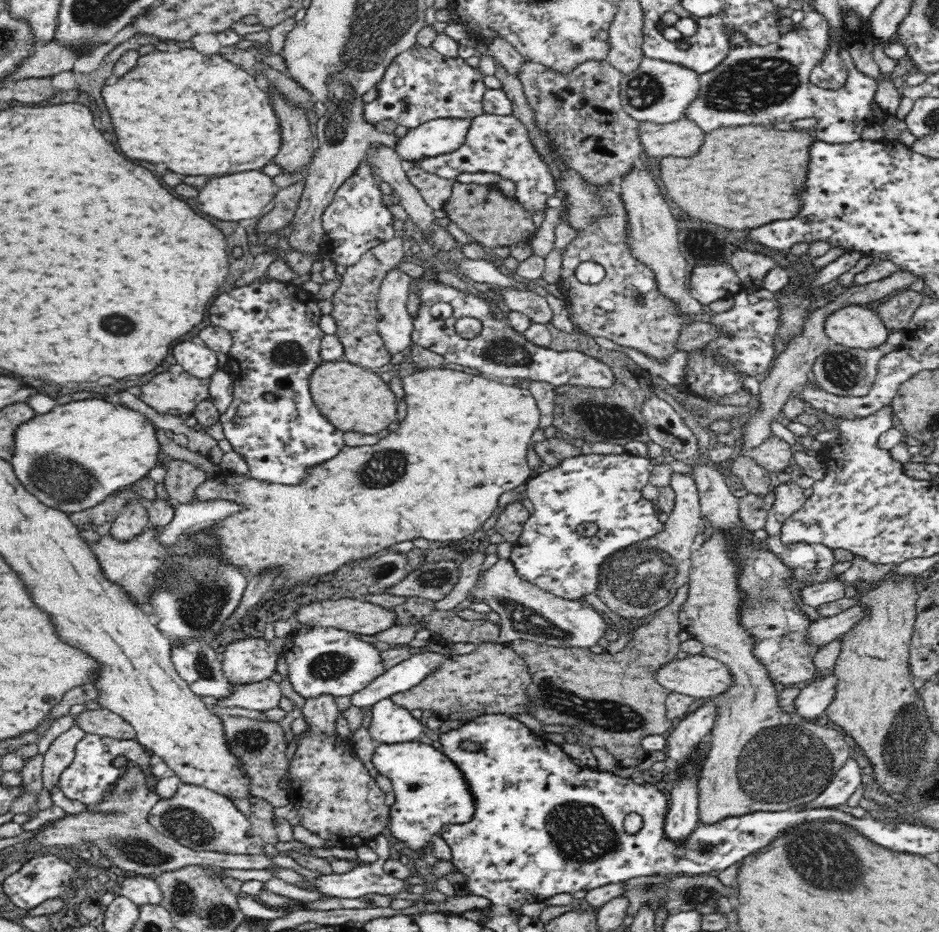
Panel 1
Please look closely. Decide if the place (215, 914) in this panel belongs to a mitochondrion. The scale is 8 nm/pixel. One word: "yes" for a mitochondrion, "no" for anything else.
yes

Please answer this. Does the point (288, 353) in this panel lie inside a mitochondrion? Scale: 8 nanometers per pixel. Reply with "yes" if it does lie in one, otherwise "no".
yes

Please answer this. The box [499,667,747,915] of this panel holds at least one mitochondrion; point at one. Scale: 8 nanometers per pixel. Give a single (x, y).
(581, 834)

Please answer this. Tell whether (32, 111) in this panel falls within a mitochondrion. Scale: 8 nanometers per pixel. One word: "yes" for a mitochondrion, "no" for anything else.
no

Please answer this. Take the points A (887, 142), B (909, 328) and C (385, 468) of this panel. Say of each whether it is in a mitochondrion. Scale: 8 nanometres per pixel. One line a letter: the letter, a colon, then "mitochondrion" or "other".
A: other
B: other
C: mitochondrion

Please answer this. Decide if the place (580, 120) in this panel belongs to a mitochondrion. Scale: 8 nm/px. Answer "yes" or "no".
yes

